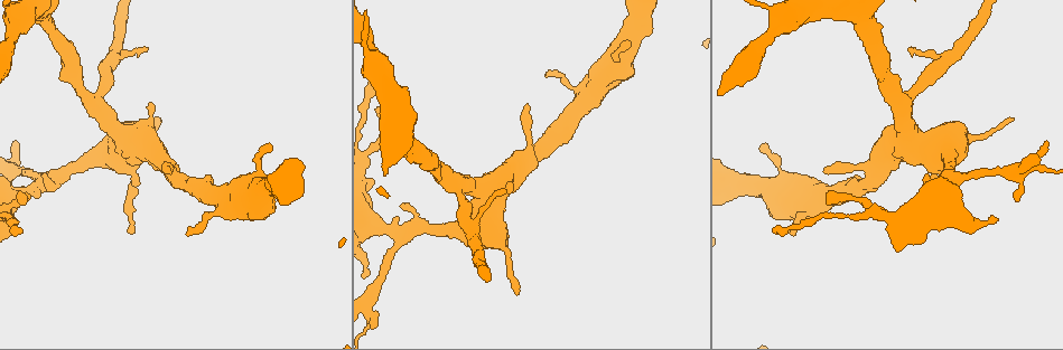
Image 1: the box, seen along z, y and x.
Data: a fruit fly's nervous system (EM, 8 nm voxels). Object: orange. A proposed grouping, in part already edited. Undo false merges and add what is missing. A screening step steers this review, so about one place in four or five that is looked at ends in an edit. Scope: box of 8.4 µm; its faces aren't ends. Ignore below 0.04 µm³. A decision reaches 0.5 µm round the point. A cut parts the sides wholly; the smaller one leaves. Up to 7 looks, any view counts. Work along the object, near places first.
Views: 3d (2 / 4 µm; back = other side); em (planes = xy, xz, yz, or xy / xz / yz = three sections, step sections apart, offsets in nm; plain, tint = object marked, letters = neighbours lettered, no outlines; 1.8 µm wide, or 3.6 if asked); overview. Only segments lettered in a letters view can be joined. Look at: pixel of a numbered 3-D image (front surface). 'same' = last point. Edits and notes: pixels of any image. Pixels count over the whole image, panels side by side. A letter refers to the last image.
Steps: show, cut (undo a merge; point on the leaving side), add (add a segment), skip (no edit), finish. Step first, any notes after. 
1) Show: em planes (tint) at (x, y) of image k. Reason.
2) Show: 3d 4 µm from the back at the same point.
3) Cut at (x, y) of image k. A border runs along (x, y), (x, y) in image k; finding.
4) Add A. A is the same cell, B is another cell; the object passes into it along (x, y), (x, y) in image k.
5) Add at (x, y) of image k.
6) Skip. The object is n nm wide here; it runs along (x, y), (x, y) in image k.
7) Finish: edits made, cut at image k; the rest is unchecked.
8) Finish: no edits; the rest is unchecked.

Show: 3d 2 µm at (629, 44) of image 1. Tapers out.

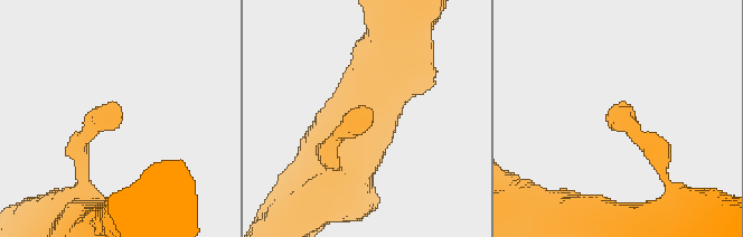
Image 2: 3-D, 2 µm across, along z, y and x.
Show: em xy step 4 (letters) at (363, 113) of image 2.

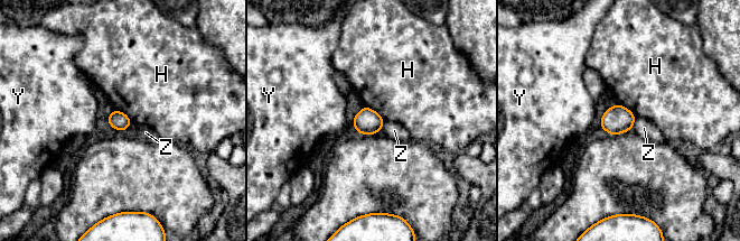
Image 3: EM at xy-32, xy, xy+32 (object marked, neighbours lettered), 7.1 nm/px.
Skip. The longest contact is with H, 190 nm; H, Y and Z are other cells; none of them fits.

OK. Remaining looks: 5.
Show: 3d 4 µm at (20, 231) of image 1. Branch stops here.

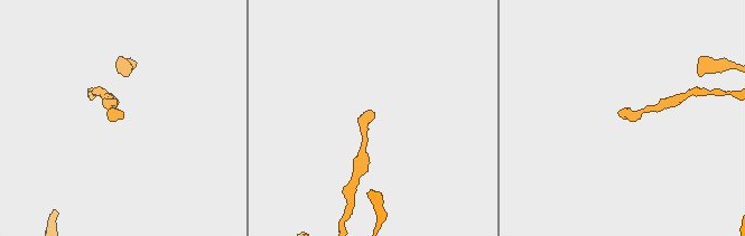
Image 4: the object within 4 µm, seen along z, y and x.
Show: em 3.6 µm planes (letters) at (122, 115) of image 4. Need the tissue.

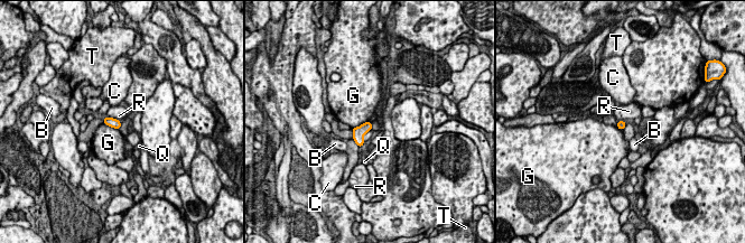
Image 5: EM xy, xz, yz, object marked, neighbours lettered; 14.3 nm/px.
Skip. The object is 120 nm wide here; B, C, G, Q, R and T are other cells; none of them fits.

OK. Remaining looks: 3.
Show: 3d 4 µm from the back at (519, 292) of image 1. Tapers out.

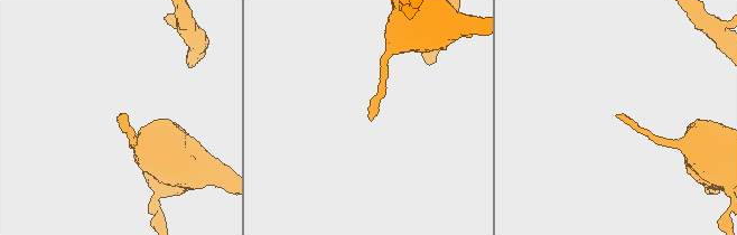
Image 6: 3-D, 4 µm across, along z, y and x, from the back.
Show: em planes (letters) at (368, 119) of image 6.

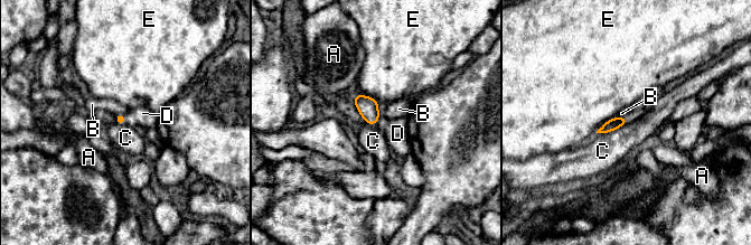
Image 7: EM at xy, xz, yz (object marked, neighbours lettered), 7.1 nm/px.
Add D. The longest contact is with C, 260 nm; D is the same cell, A, B, C and E are other cells; the object passes into it along (120, 119), (124, 119), (141, 118) in image 7; the cell continues.

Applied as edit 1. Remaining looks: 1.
Finish: edits made, add at image 7; the rest is unchecked.

